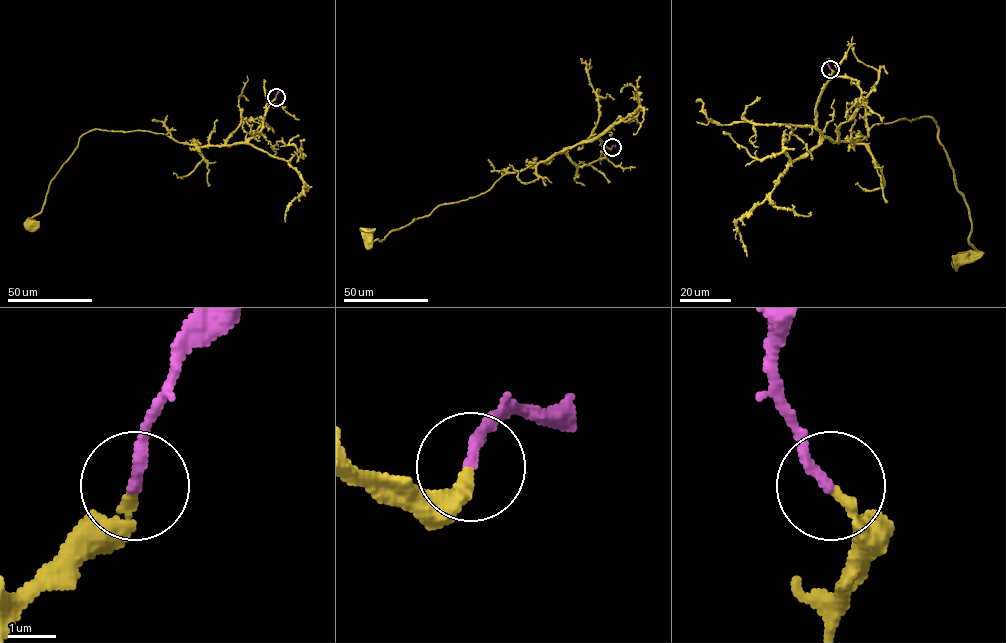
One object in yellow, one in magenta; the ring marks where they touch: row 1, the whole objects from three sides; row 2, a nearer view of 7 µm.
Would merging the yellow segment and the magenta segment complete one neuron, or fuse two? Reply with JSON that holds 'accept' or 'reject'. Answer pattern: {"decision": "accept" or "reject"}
{"decision": "accept"}

